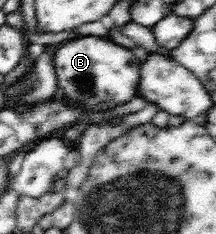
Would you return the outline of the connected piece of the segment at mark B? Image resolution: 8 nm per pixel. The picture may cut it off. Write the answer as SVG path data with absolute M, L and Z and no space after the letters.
M83 36L59 44L55 73L59 98L80 107L85 117L94 112L105 115L140 96L141 60L136 59L133 50L99 36Z

